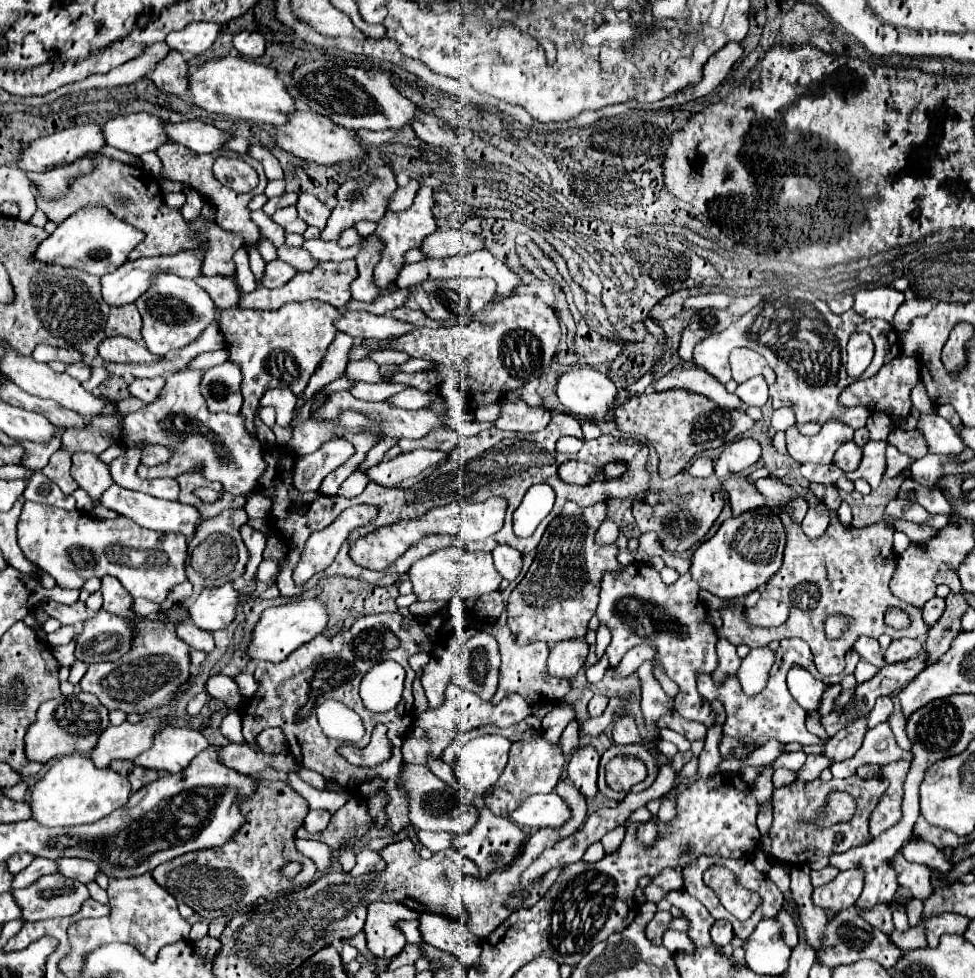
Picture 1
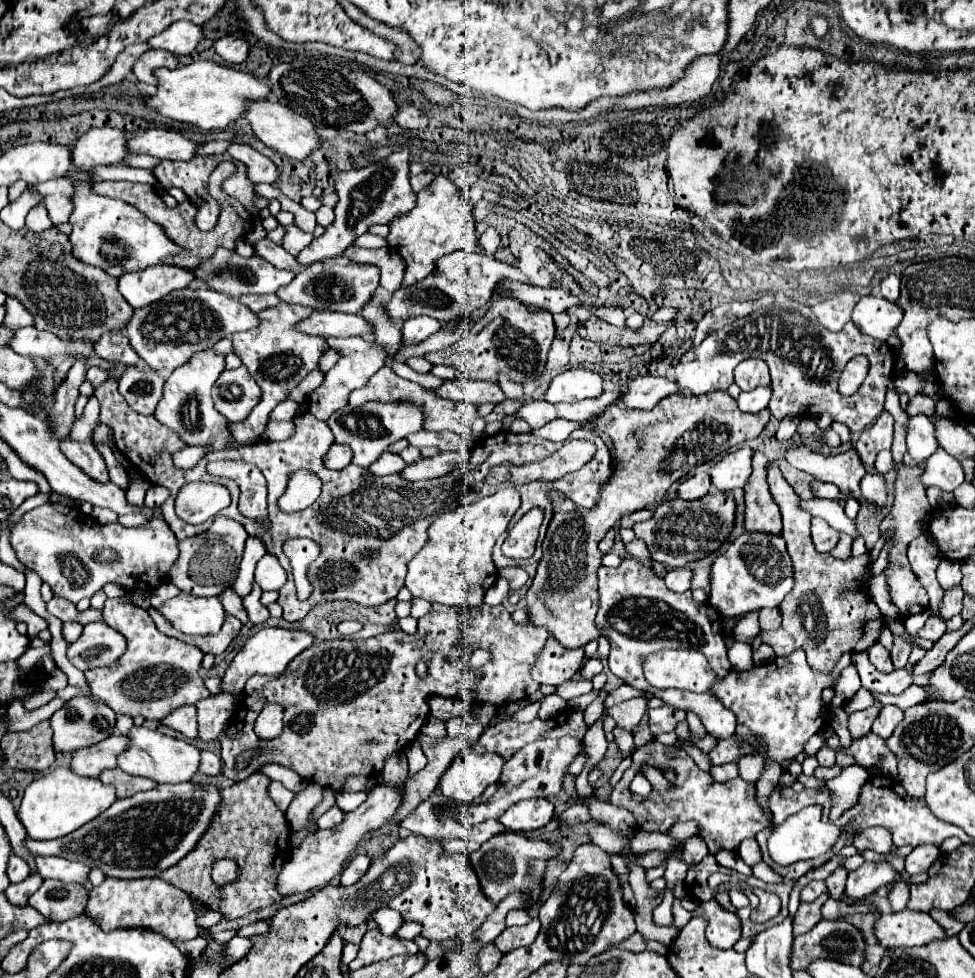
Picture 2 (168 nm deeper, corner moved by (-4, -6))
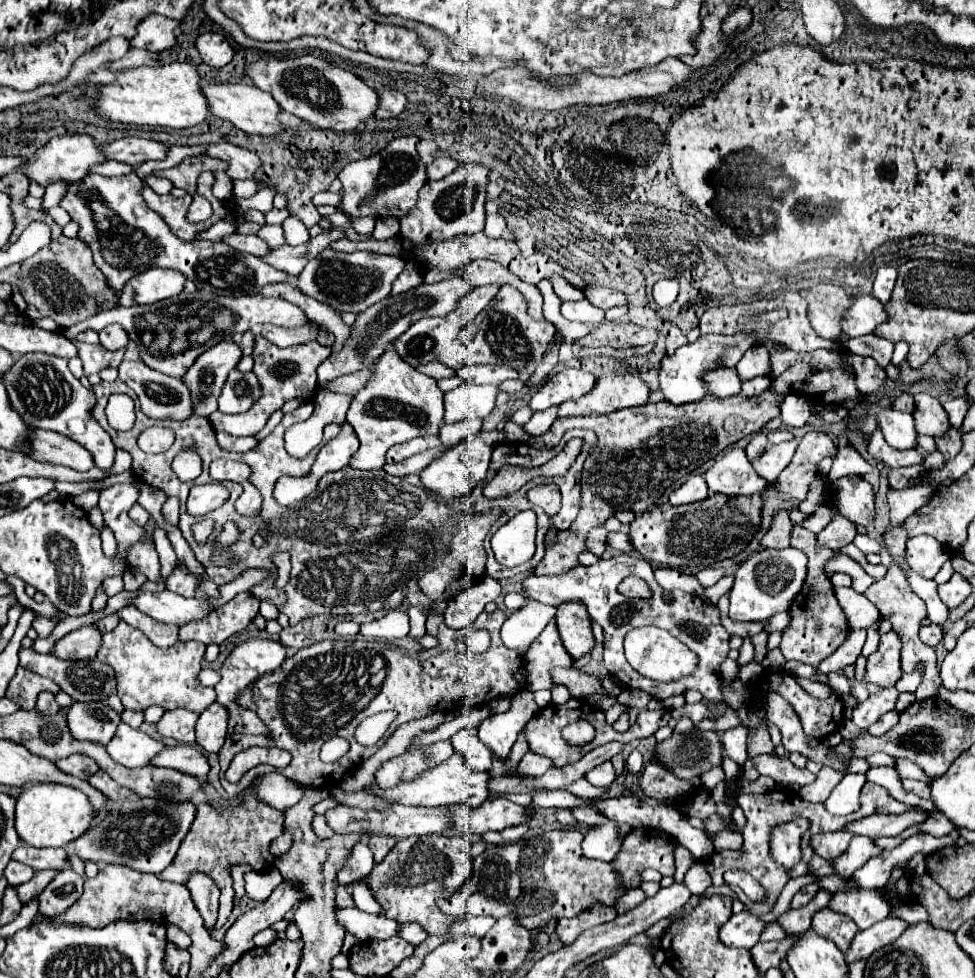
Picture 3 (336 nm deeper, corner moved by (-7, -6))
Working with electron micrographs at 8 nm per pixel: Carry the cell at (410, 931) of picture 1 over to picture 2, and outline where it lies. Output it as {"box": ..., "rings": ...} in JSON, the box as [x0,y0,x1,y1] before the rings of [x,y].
{"box":[373,909,405,937],"rings":[[[377,909],[373,911],[373,921],[379,925],[381,933],[387,935],[387,937],[395,937],[395,931],[399,931],[399,927],[405,923],[403,917],[397,913],[397,911],[391,911],[391,909]]]}

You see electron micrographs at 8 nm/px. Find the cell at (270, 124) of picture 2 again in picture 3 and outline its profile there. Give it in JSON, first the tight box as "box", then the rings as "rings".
{"box":[202,83,282,135],"rings":[[[210,83],[202,87],[202,93],[208,101],[208,111],[218,117],[218,119],[226,119],[230,121],[234,127],[238,127],[240,131],[248,133],[248,135],[274,135],[282,131],[282,123],[276,119],[280,107],[274,101],[272,95],[268,95],[266,91],[254,87],[254,85],[246,85],[246,83]]]}

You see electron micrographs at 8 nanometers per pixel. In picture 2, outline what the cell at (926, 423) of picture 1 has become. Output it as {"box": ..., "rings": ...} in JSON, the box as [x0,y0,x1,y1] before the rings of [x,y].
{"box":[907,415,939,461],"rings":[[[915,415],[907,423],[907,451],[917,461],[927,461],[939,449],[935,439],[935,423],[927,415]]]}

